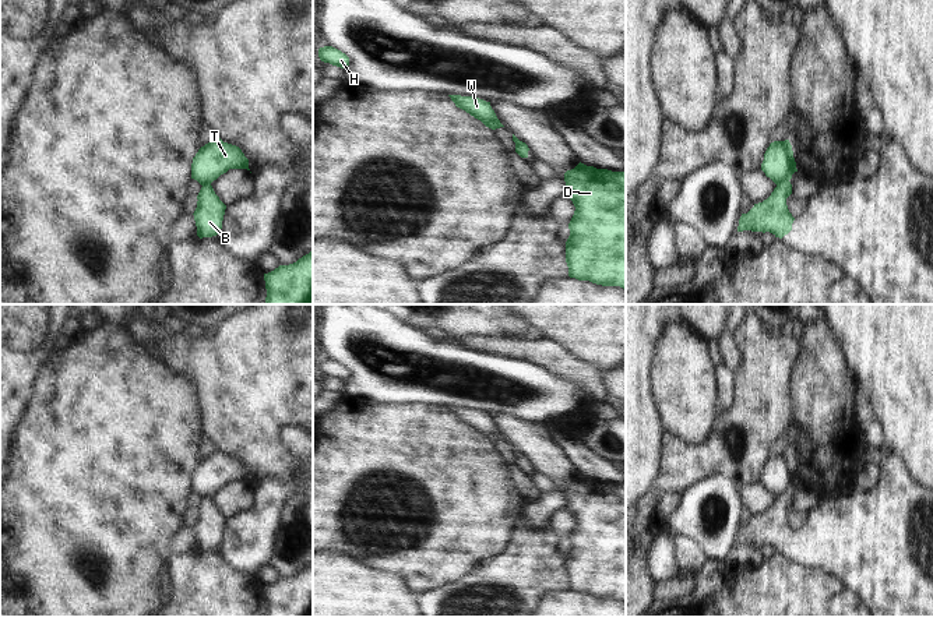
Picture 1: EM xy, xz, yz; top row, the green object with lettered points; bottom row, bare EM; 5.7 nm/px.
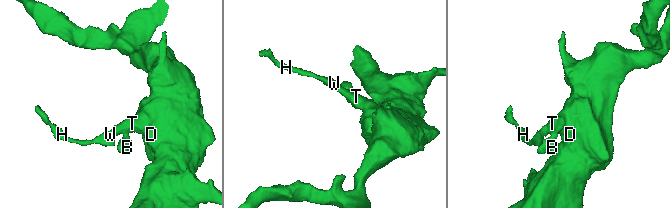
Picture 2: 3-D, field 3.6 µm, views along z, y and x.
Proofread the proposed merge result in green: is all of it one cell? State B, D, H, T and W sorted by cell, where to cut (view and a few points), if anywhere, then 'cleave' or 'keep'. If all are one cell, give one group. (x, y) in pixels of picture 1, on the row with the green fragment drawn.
B / D H T W | yz (788, 179), (777, 184) | cleave

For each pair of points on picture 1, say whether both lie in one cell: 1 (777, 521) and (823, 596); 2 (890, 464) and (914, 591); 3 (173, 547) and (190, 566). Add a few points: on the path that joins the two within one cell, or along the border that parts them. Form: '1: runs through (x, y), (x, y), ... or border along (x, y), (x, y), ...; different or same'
1: border along (775, 553), (823, 570), (835, 578); different
2: runs through (897, 496), (898, 545), (909, 559); same
3: border along (193, 549), (173, 553), (168, 559), (168, 584); different

